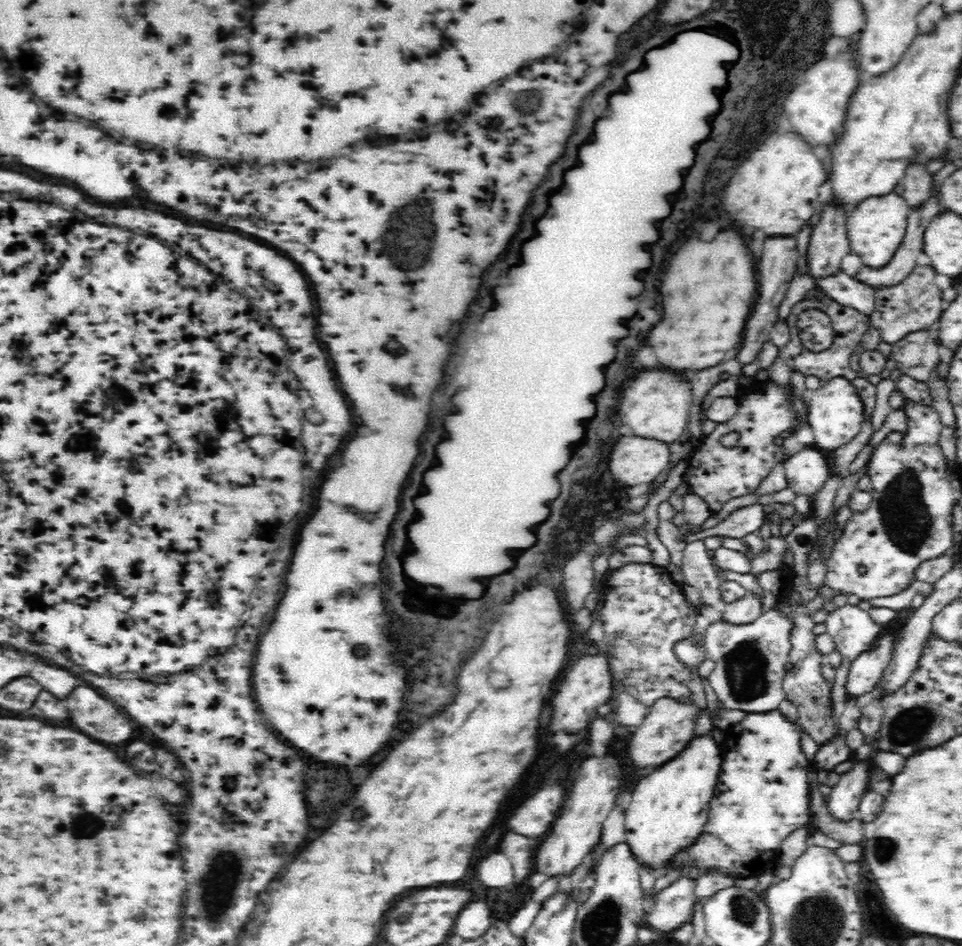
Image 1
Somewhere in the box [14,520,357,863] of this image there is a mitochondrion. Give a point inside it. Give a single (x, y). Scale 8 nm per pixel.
(84, 827)

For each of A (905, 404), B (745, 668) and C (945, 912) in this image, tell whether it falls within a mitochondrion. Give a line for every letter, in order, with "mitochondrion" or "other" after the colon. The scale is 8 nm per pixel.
A: other
B: mitochondrion
C: other

